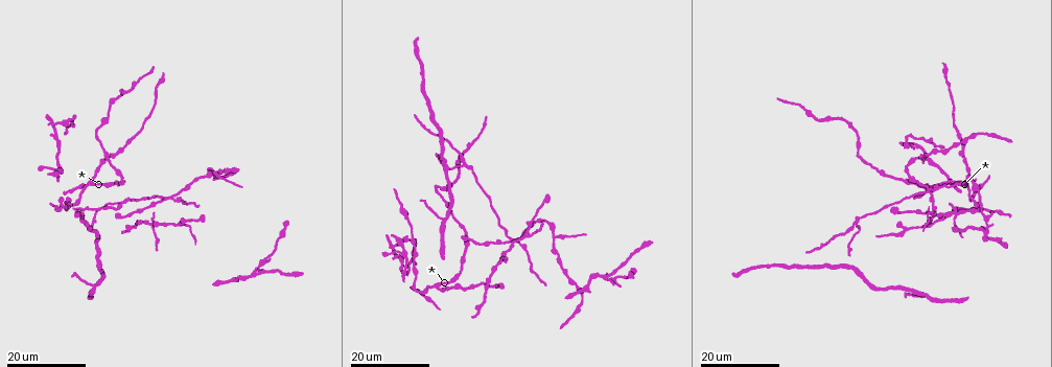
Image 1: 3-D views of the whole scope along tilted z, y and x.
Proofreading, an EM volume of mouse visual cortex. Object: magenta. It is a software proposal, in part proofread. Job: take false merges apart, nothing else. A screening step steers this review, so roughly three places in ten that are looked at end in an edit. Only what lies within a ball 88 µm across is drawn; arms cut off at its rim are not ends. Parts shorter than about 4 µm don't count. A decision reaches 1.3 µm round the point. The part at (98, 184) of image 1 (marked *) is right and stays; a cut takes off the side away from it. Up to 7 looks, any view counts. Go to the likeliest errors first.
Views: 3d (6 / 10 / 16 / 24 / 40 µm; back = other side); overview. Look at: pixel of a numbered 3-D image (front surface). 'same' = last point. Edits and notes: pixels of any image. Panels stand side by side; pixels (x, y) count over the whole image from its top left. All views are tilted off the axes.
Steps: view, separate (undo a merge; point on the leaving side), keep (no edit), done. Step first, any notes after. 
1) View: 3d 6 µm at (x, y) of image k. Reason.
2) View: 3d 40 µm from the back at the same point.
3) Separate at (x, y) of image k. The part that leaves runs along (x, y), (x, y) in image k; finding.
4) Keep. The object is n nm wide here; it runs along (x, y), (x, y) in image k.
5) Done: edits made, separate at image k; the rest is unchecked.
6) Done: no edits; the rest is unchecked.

View: 3d 16 µm at (525, 235) of image 1. Small branch off a trunk.

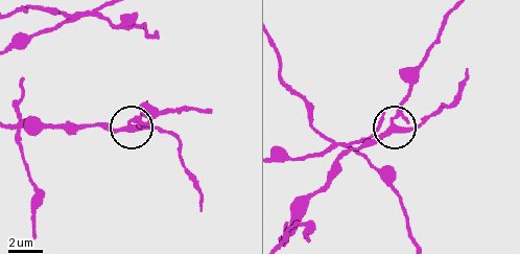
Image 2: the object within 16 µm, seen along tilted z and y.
View: 3d 6 µm at (394, 125) of image 2. Closer look.

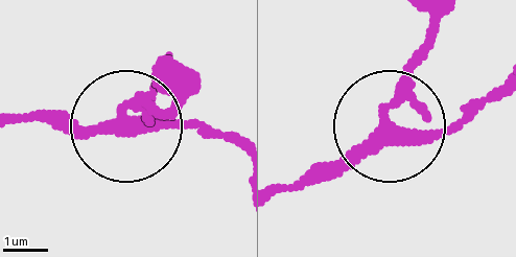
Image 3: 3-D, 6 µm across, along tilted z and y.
Keep. The side arm is 9 µm long; all the same neuron.

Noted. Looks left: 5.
View: 3d 16 µm at (957, 213) of image 1. Four-way junction.

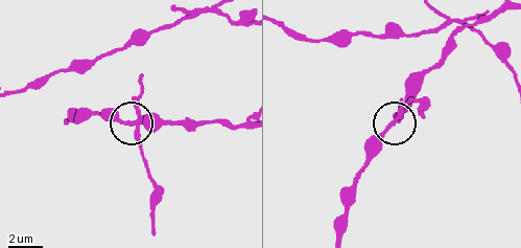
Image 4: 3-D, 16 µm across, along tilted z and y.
View: 3d 10 µm at (138, 122) of image 4.

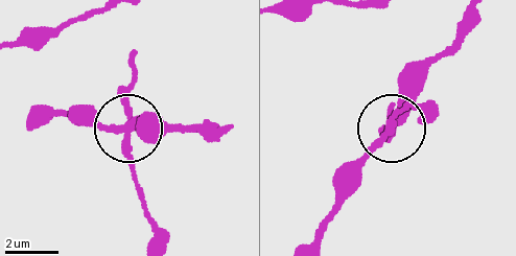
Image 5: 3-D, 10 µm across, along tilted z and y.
Separate at (122, 89) of image 5. The side arm is 19 µm long; the part that leaves runs along (130, 129), (131, 170), (149, 239) in image 5; two neurons meet here.

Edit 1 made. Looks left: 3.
View: overview.

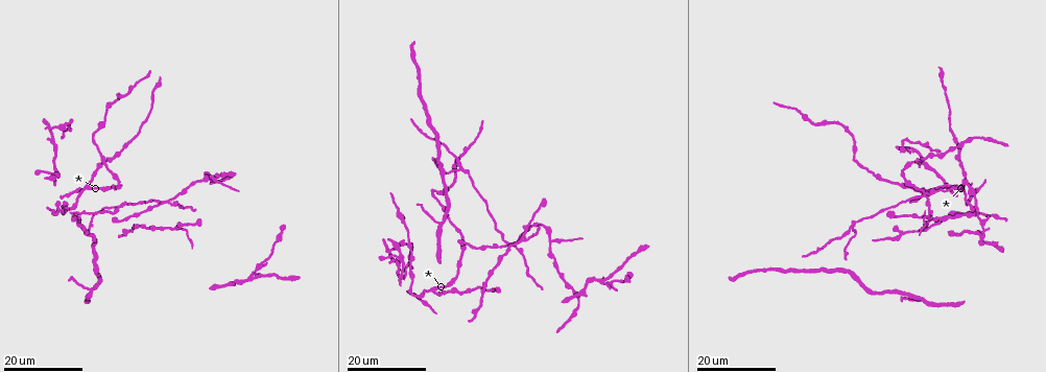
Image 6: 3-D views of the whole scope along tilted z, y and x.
View: 3d 16 µm at (92, 289) of image 6. Side arm on a straight run.

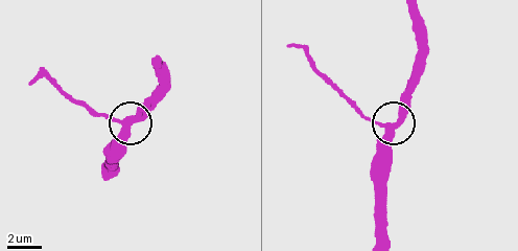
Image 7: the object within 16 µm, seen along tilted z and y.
View: 3d 6 µm at (390, 129) of image 7.

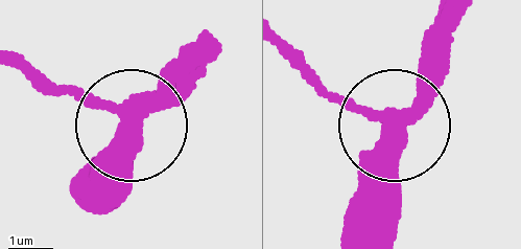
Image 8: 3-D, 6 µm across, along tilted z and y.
Keep. 3 arms meet here; it runs along (465, 10), (440, 48), (435, 92), (396, 127), (286, 51) in image 8; all the same neuron.

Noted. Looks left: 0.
Done: edits made, separate at image 5; the rest is unchecked.

